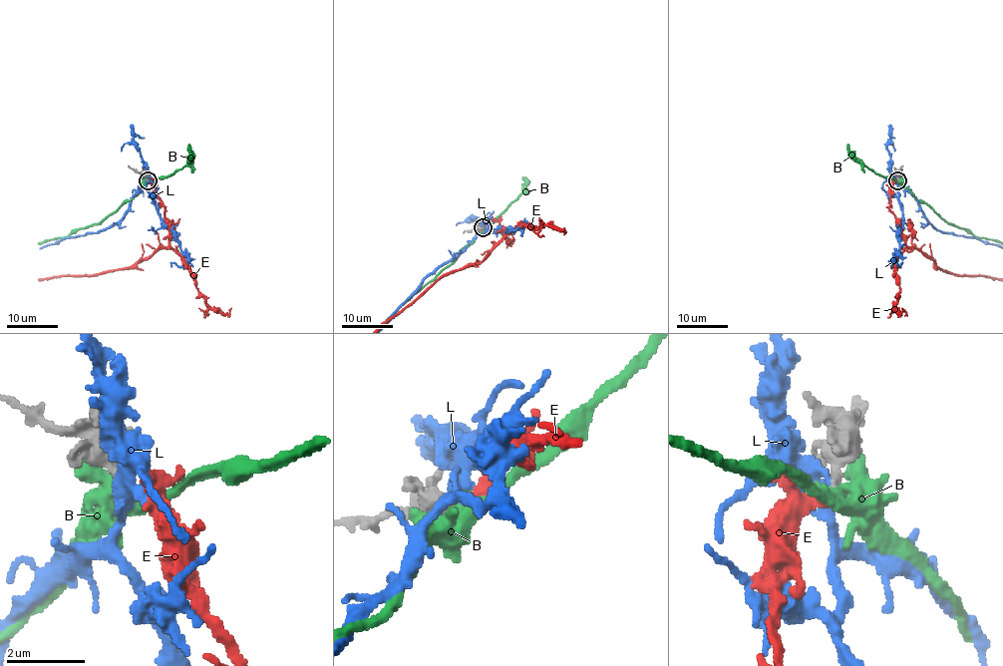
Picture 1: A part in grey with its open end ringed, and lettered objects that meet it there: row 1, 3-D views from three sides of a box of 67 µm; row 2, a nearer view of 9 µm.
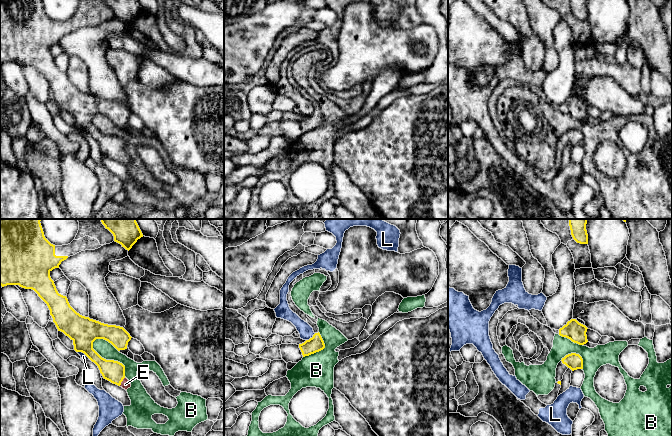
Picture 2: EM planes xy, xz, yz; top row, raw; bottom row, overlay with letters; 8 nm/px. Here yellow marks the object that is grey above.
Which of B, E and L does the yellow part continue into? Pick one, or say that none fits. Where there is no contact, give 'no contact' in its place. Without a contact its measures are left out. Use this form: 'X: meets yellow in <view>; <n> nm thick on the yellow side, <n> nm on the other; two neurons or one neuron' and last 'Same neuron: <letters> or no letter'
B: meets yellow in xy; 170 nm thick on the yellow side, 140 nm on the other; two neurons
E: meets yellow in xy; 170 nm thick on the yellow side, 80 nm on the other; one neuron
L: meets yellow in xz; 130 nm thick on the yellow side, 120 nm on the other; two neurons
Same neuron: E

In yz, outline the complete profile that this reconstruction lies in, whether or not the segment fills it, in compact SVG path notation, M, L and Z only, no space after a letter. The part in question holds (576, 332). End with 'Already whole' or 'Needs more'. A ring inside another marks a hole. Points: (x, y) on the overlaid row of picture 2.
M571 319L559 329L559 335L570 339L574 343L584 345L588 342L587 329L585 325L579 323L576 319Z. Already whole

